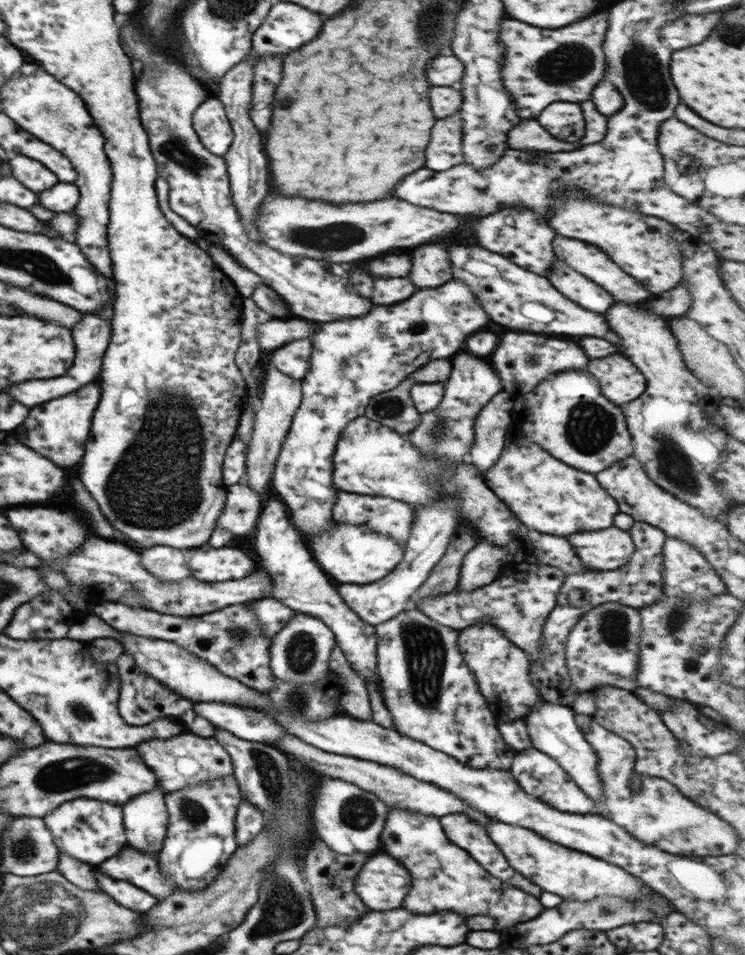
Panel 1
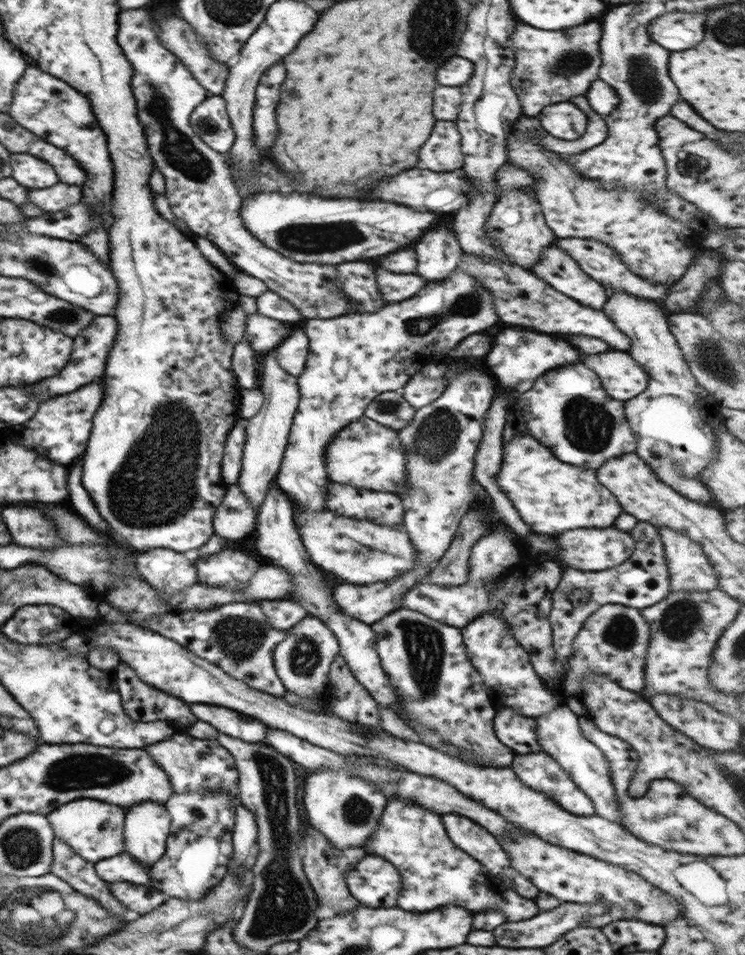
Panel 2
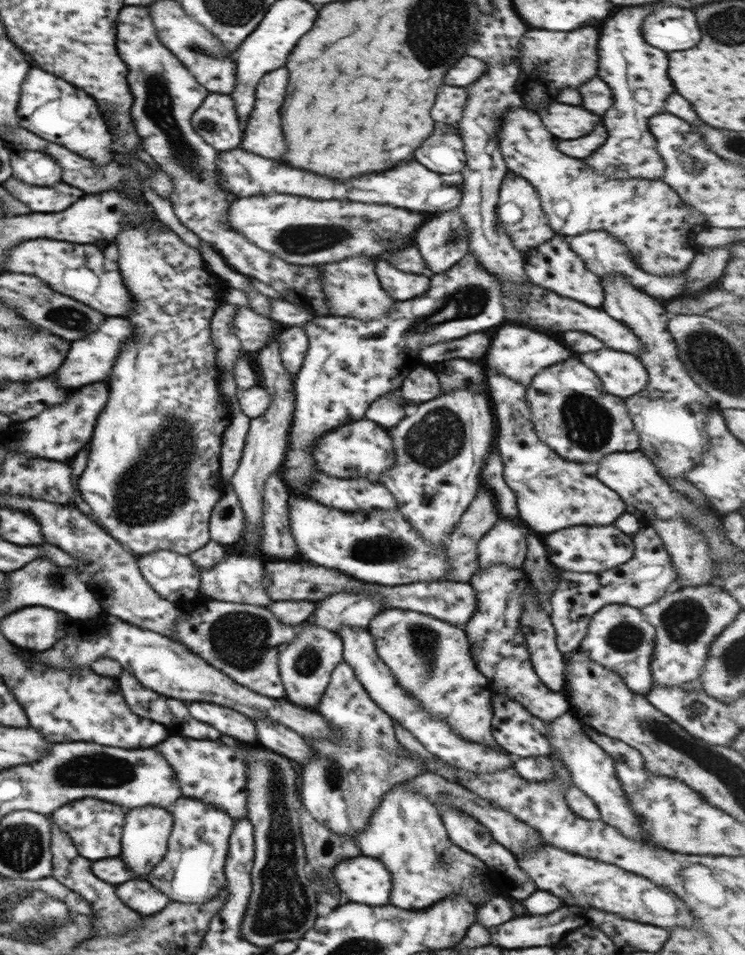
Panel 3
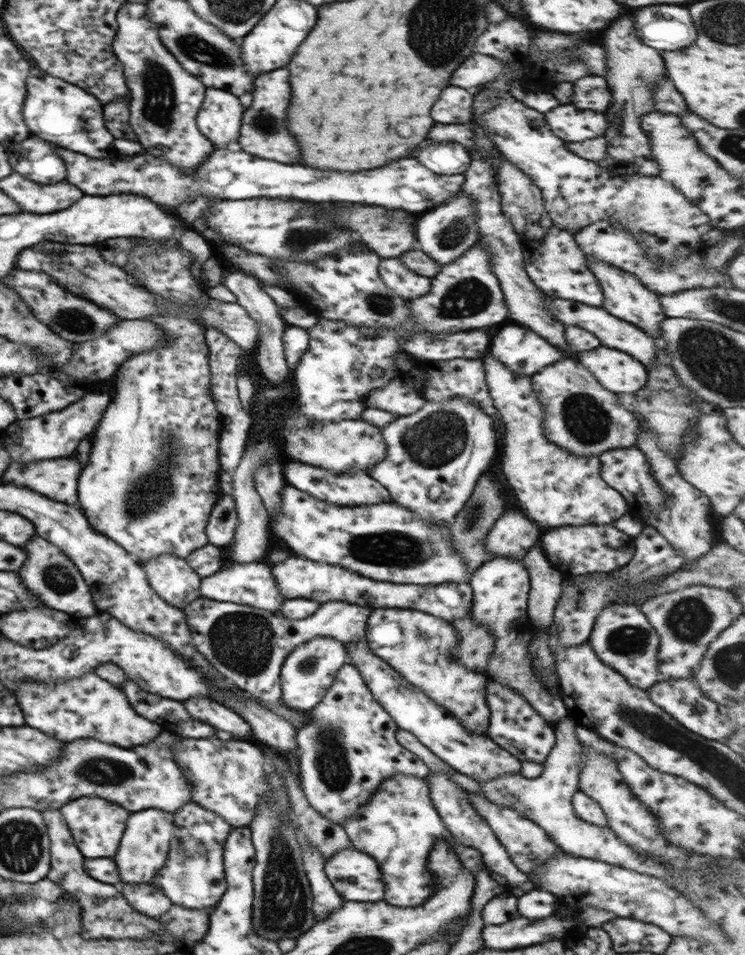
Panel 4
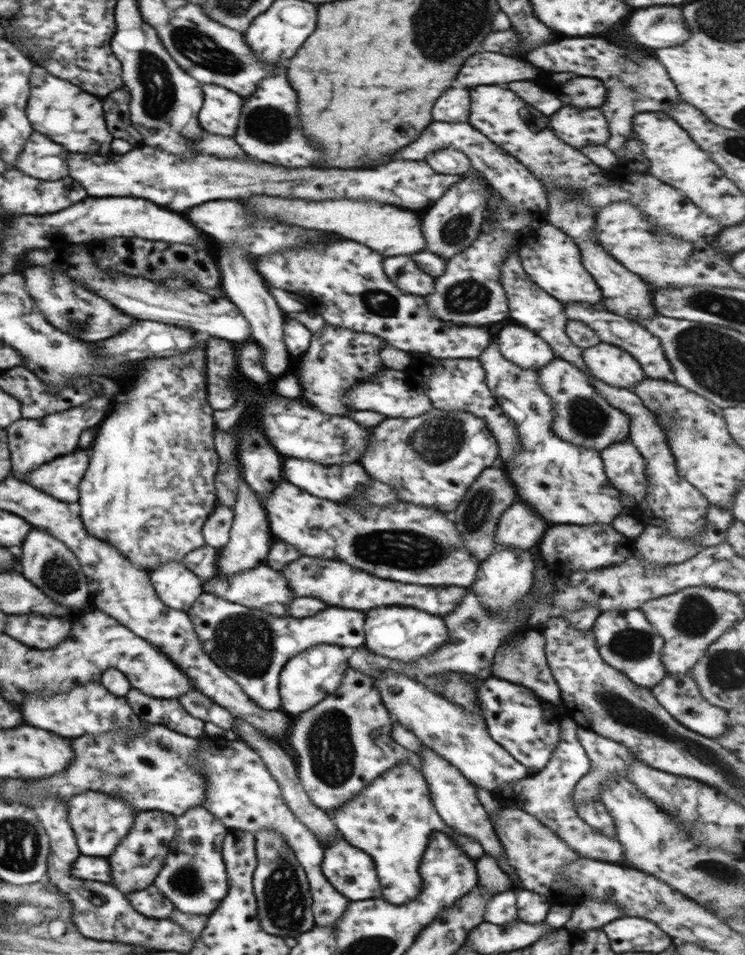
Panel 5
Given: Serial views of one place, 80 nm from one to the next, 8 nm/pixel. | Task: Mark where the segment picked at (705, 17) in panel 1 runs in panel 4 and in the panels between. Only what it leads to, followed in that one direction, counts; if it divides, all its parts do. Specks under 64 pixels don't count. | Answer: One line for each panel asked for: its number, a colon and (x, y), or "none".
2: (676, 30)
3: (669, 29)
4: (665, 27)

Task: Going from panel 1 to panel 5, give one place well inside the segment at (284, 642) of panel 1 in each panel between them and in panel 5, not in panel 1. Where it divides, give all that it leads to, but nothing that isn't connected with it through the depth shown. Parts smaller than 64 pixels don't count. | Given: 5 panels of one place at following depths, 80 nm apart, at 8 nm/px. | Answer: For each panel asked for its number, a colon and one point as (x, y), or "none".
2: (302, 660)
3: (306, 663)
4: (307, 673)
5: (305, 680)

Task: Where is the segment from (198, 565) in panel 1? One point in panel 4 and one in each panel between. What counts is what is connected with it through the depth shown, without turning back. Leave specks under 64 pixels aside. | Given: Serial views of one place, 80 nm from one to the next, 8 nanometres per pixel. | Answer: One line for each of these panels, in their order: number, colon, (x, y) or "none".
2: (230, 569)
3: (236, 579)
4: (253, 584)

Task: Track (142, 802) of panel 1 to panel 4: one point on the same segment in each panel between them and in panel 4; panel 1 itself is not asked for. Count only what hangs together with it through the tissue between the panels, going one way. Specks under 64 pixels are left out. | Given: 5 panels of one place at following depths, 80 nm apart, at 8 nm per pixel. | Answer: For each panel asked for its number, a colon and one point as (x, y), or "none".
2: (146, 825)
3: (146, 830)
4: (143, 849)

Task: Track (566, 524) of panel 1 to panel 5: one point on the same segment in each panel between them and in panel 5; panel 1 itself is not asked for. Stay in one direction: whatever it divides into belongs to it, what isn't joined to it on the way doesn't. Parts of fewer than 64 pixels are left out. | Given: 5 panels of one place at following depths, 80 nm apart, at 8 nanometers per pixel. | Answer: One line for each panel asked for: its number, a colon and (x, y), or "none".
2: (549, 497)
3: (552, 493)
4: (546, 479)
5: (564, 483)

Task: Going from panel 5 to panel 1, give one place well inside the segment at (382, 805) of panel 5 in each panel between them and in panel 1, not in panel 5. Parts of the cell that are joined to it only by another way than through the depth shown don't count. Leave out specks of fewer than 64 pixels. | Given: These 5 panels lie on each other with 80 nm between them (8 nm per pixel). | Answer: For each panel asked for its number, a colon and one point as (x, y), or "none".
1: (444, 877)
2: (435, 871)
3: (406, 832)
4: (398, 827)

